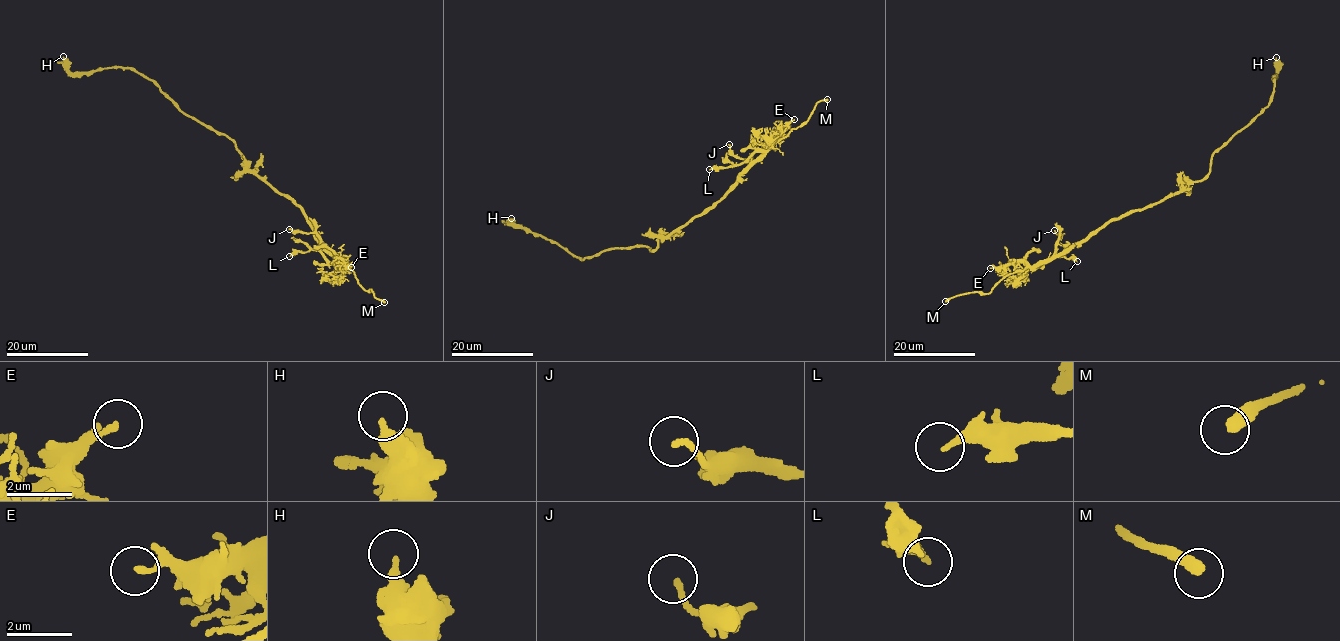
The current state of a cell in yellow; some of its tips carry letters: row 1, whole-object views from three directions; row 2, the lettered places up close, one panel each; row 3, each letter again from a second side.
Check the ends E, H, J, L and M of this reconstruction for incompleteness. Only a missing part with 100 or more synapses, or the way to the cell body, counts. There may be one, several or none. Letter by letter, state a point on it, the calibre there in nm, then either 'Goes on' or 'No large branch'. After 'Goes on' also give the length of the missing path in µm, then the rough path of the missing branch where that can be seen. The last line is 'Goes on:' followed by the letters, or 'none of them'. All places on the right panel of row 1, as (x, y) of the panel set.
E: Place: (990, 268). Thickness 180 nm. No large branch
H: Place: (1276, 57). Thickness 280 nm. No large branch
J: Place: (1054, 230). Thickness 170 nm. No large branch
L: Place: (1077, 261). Thickness 220 nm. No large branch
M: Place: (945, 301). Thickness 360 nm. Goes on. Missing length about 40 µm. Course of what is missing: (945, 301), (926, 324), (927, 330), (930, 328), (927, 314), (923, 316), (919, 323), (928, 330)
Goes on: M

